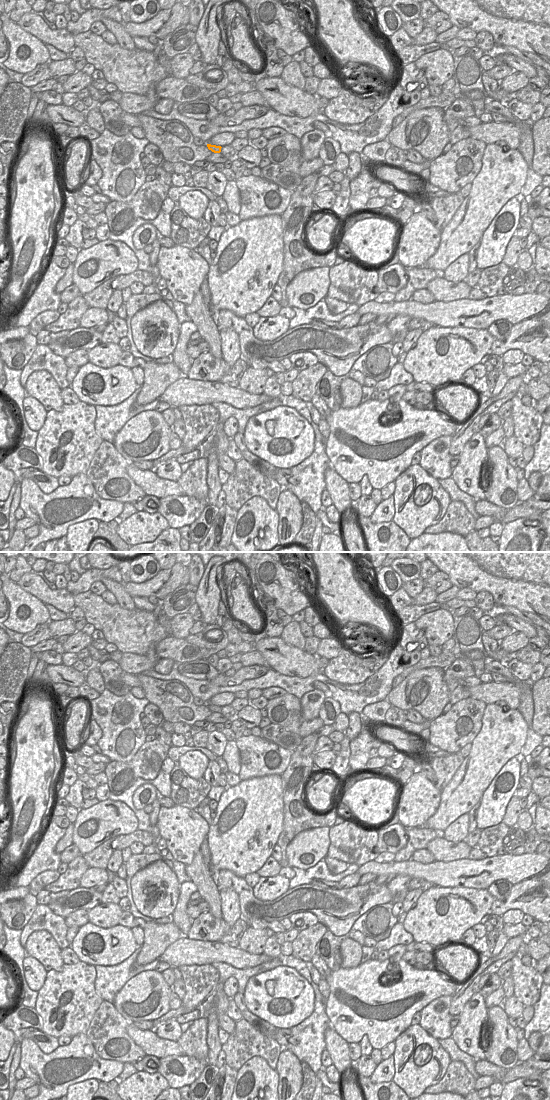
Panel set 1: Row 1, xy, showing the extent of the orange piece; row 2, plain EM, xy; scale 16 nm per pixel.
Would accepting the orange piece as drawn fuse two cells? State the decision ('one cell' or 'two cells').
two cells

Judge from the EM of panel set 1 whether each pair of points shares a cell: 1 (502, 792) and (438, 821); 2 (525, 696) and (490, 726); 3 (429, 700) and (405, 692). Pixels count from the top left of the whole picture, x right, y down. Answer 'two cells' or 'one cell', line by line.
1: two cells
2: two cells
3: one cell

